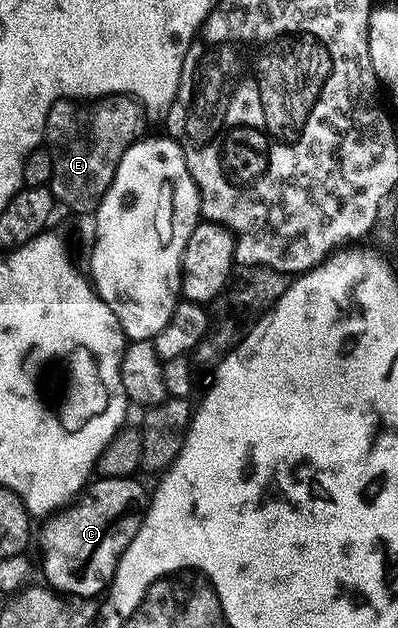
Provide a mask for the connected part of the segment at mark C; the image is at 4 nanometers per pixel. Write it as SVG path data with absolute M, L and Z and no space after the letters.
M99 477L92 480L83 492L69 505L51 514L42 522L43 534L38 534L37 545L43 548L43 573L50 588L73 597L98 598L115 578L115 568L119 566L119 556L127 550L129 543L137 535L147 513L149 489L130 477Z

